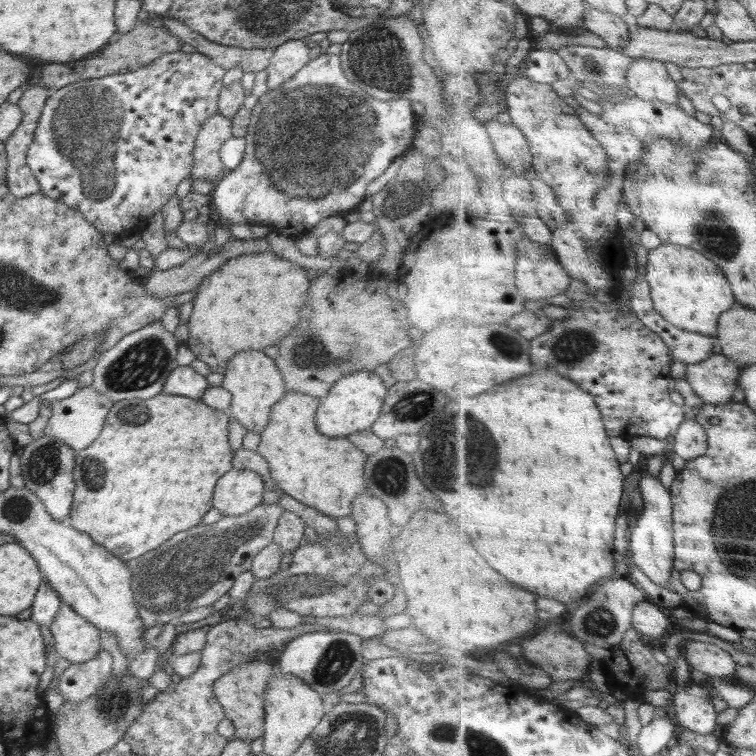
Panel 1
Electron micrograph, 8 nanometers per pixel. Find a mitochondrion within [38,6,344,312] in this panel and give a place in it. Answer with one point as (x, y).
(74, 118)

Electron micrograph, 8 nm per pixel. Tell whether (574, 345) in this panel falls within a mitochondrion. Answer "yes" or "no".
yes

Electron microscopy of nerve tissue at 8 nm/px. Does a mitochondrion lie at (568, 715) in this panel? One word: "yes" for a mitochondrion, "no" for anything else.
no

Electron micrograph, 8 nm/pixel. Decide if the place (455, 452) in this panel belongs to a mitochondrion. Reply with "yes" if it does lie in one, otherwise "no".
yes

